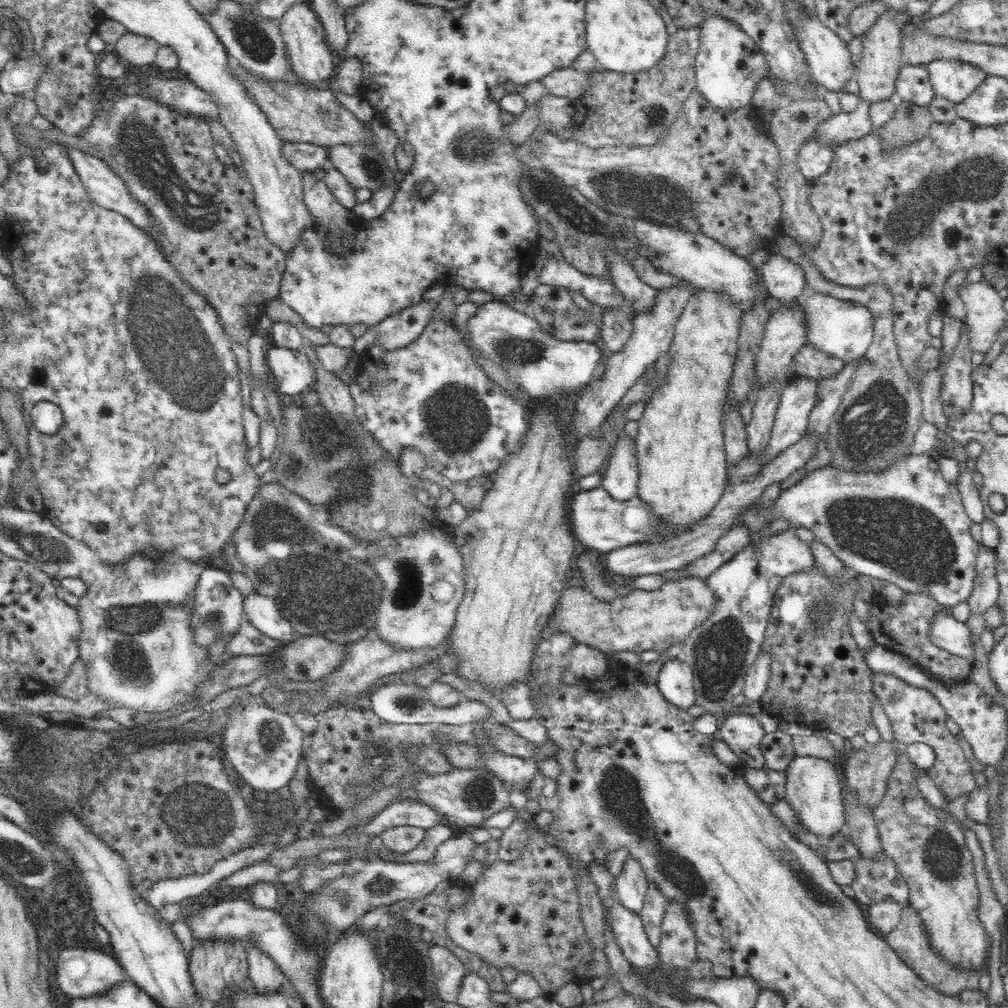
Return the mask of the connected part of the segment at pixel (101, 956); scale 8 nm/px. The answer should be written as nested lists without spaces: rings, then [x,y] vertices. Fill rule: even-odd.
[[[102,947],[88,948],[88,950],[64,950],[62,958],[56,965],[56,976],[60,988],[70,998],[86,998],[90,996],[102,996],[112,988],[116,988],[126,979],[130,979],[128,971],[120,965],[120,961],[111,952]]]

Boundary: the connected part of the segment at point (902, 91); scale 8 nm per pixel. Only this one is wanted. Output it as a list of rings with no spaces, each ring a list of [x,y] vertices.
[[[903,65],[895,78],[894,97],[898,102],[926,107],[933,99],[933,88],[929,81],[928,65]]]

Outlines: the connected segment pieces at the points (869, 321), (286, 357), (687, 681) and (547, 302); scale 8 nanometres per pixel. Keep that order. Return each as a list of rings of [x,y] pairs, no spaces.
[[[807,292],[807,294],[800,296],[794,304],[788,304],[787,306],[797,305],[798,303],[802,303],[804,307],[806,307],[806,311],[808,311],[809,314],[809,341],[814,342],[814,344],[817,345],[817,348],[820,348],[821,350],[824,350],[825,352],[828,352],[829,354],[834,355],[838,360],[846,360],[846,358],[862,358],[864,355],[866,355],[866,352],[868,351],[868,348],[872,345],[872,341],[875,340],[875,319],[872,317],[872,311],[864,305],[860,305],[852,300],[840,300],[837,298],[832,298],[831,296],[821,296],[815,293]]]
[[[270,346],[265,361],[270,371],[272,385],[277,393],[290,396],[303,395],[314,386],[314,374],[310,363],[299,350]]]
[[[681,658],[664,664],[657,683],[666,699],[683,709],[694,706],[698,700],[694,686],[694,671]]]
[[[541,282],[531,296],[532,302],[529,311],[539,322],[544,332],[554,336],[563,342],[593,342],[598,333],[597,326],[592,318],[586,317],[584,313],[574,304],[572,293],[563,286]]]

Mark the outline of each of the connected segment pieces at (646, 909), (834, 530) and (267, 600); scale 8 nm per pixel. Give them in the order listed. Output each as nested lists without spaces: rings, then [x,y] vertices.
[[[649,882],[644,906],[639,914],[642,917],[649,940],[655,948],[659,948],[662,941],[662,924],[666,908],[666,894],[662,892],[656,882]]]
[[[929,453],[898,457],[882,472],[845,470],[831,464],[820,467],[807,473],[803,480],[781,490],[771,503],[764,503],[760,496],[742,507],[732,517],[730,529],[742,526],[752,537],[768,530],[776,522],[784,522],[793,529],[803,526],[812,530],[815,537],[858,574],[891,582],[907,594],[929,596],[939,607],[954,609],[958,604],[967,602],[976,590],[978,554],[983,543],[976,542],[972,536],[970,526],[973,520],[966,512],[958,482],[948,483],[938,462]]]
[[[253,592],[243,597],[242,613],[244,617],[257,628],[259,634],[294,640],[293,628],[288,620],[280,613],[276,597],[270,592]]]

